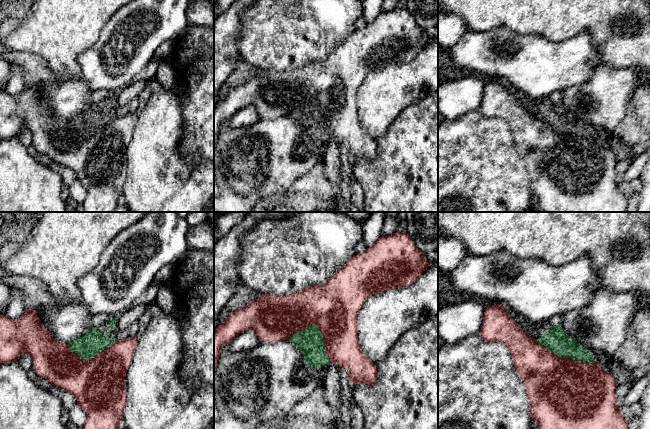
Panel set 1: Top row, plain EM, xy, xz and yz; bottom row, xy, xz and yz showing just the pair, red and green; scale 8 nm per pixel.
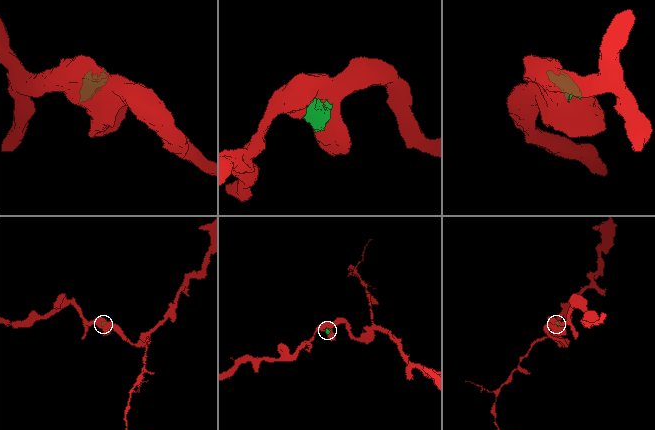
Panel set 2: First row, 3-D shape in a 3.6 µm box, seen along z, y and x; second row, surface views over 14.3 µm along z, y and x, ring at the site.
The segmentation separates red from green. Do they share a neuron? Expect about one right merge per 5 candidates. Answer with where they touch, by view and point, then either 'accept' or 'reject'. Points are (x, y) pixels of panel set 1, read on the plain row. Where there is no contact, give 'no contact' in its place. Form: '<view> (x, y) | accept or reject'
xz (320, 106) | reject

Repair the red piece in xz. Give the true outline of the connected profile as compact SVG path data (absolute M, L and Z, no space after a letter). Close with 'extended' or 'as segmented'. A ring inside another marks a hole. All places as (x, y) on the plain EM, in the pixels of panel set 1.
M407 7L382 11L363 29L349 35L324 61L307 63L291 71L261 70L255 77L230 89L214 106L214 146L222 122L246 106L254 106L260 118L278 118L289 116L293 110L314 101L322 109L330 139L337 140L340 146L347 144L349 156L355 160L374 160L377 144L361 126L357 91L370 72L415 58L433 40L429 36L425 38L425 34L425 29L417 24Z; as segmented

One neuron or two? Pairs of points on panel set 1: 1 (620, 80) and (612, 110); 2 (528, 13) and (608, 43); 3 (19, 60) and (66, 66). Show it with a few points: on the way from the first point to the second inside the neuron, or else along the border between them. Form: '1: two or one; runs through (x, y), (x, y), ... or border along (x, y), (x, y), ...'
1: one; runs through (618, 87), (612, 94), (612, 103)
2: one; runs through (548, 13), (578, 13), (588, 23)
3: two; border along (47, 66), (54, 73)

